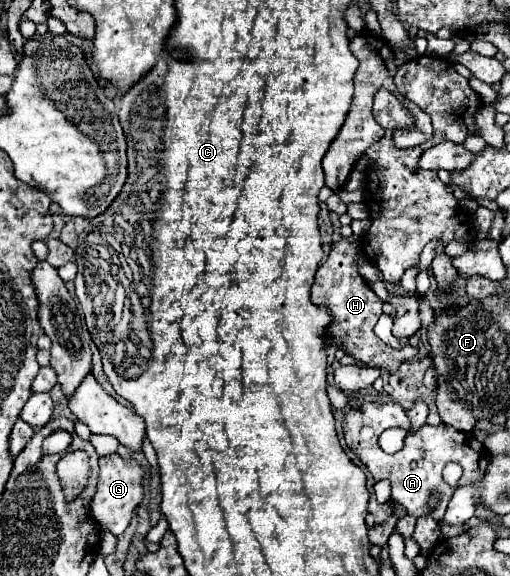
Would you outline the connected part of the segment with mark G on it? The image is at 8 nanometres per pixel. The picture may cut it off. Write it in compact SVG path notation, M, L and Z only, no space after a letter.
M119 454L99 456L99 478L91 500L91 516L99 524L109 528L111 534L117 536L123 534L135 514L135 508L143 500L143 492L145 492L143 480L145 480L145 470L135 458L123 458Z

